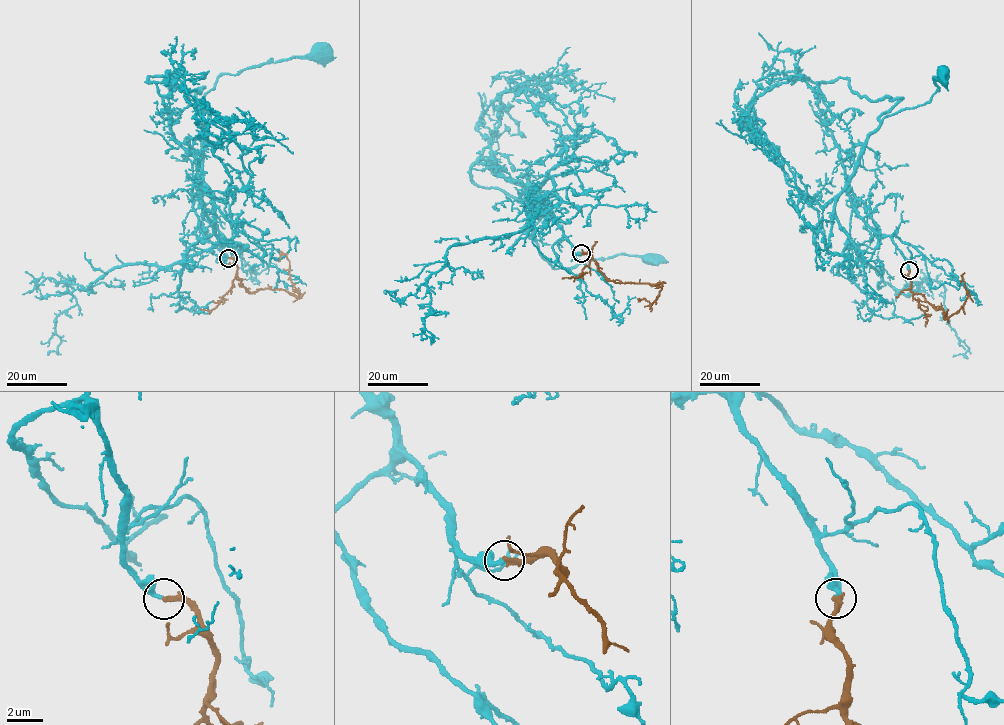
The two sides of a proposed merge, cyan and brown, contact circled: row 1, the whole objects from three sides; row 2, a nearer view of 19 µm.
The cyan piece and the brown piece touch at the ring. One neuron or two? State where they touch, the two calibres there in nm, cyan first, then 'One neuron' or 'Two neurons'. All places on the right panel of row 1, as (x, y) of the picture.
Place: (909, 270). Thickness 280 nm (cyan) against 300 nm. One neuron

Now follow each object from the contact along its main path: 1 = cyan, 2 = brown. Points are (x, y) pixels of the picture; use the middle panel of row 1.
1: (581, 253), (572, 250), (538, 189), (533, 236), (555, 268), (621, 254), (652, 260)
2: (581, 253), (591, 255), (599, 270), (614, 282), (662, 284), (659, 296), (651, 305), (648, 301), (637, 298)

